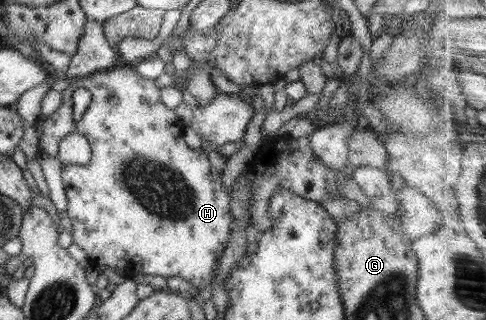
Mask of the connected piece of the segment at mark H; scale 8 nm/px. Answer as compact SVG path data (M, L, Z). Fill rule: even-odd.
M118 65L112 69L106 69L102 72L92 73L86 76L80 76L72 79L70 85L61 91L62 103L60 107L51 115L38 117L35 126L43 127L42 137L40 139L40 148L53 158L57 157L59 153L59 144L64 137L70 133L79 133L84 135L90 143L92 160L89 165L64 164L62 165L62 180L64 184L64 191L68 197L68 206L66 213L72 222L72 237L73 243L76 243L88 255L90 265L101 268L114 268L119 271L136 270L137 274L146 273L153 276L162 276L171 278L172 276L184 278L187 282L191 282L194 287L199 289L211 289L210 282L215 278L218 272L218 262L220 257L230 241L230 231L234 225L234 216L230 214L231 208L231 191L222 186L223 171L215 169L210 164L207 154L202 150L190 149L185 143L182 130L184 123L174 113L173 109L168 108L162 99L160 99L160 88L156 85L154 79L146 79L138 73L137 69L132 69L130 65ZM76 89L88 89L90 91L90 105L88 109L75 118L72 107L72 93Z

